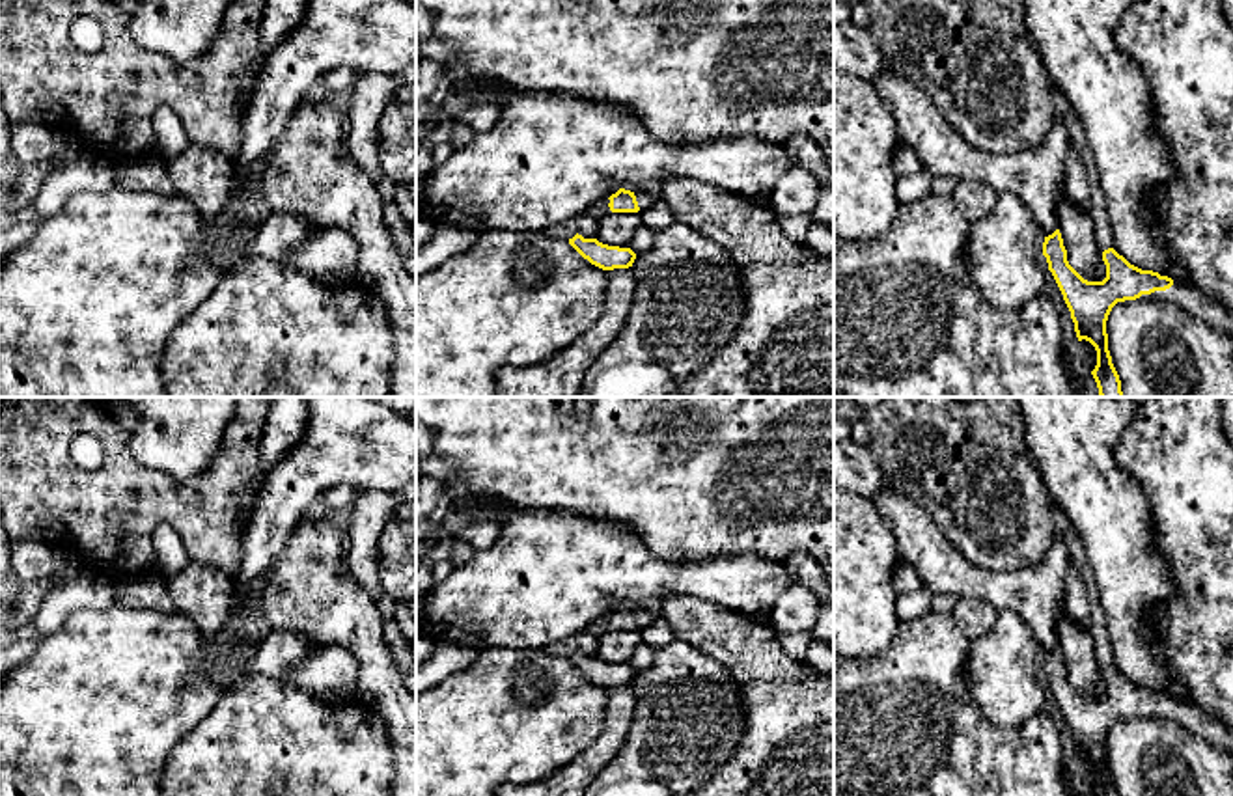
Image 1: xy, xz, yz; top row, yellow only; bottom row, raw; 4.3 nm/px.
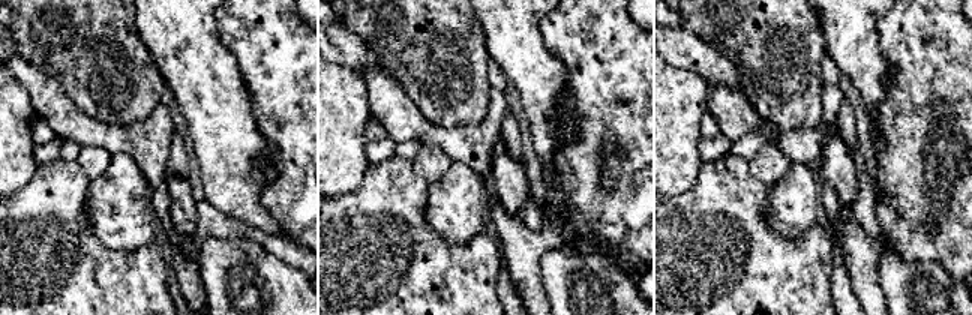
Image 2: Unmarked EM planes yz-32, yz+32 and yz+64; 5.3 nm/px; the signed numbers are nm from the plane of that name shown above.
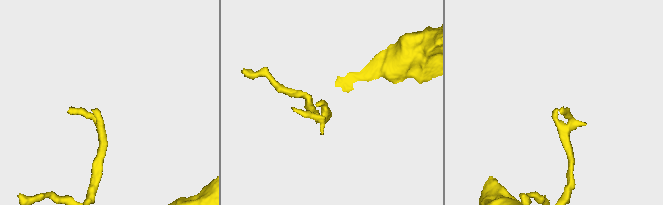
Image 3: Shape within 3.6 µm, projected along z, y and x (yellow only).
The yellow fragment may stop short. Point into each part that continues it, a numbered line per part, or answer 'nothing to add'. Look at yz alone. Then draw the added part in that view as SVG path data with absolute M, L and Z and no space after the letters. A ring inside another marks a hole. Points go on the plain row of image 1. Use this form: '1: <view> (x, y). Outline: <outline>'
1: yz (1217, 733). Outline: M1173 697L1173 703L1166 708L1155 708L1151 712L1142 712L1140 716L1175 720L1211 746L1233 755L1233 731L1224 721L1211 718L1207 712L1181 697Z

